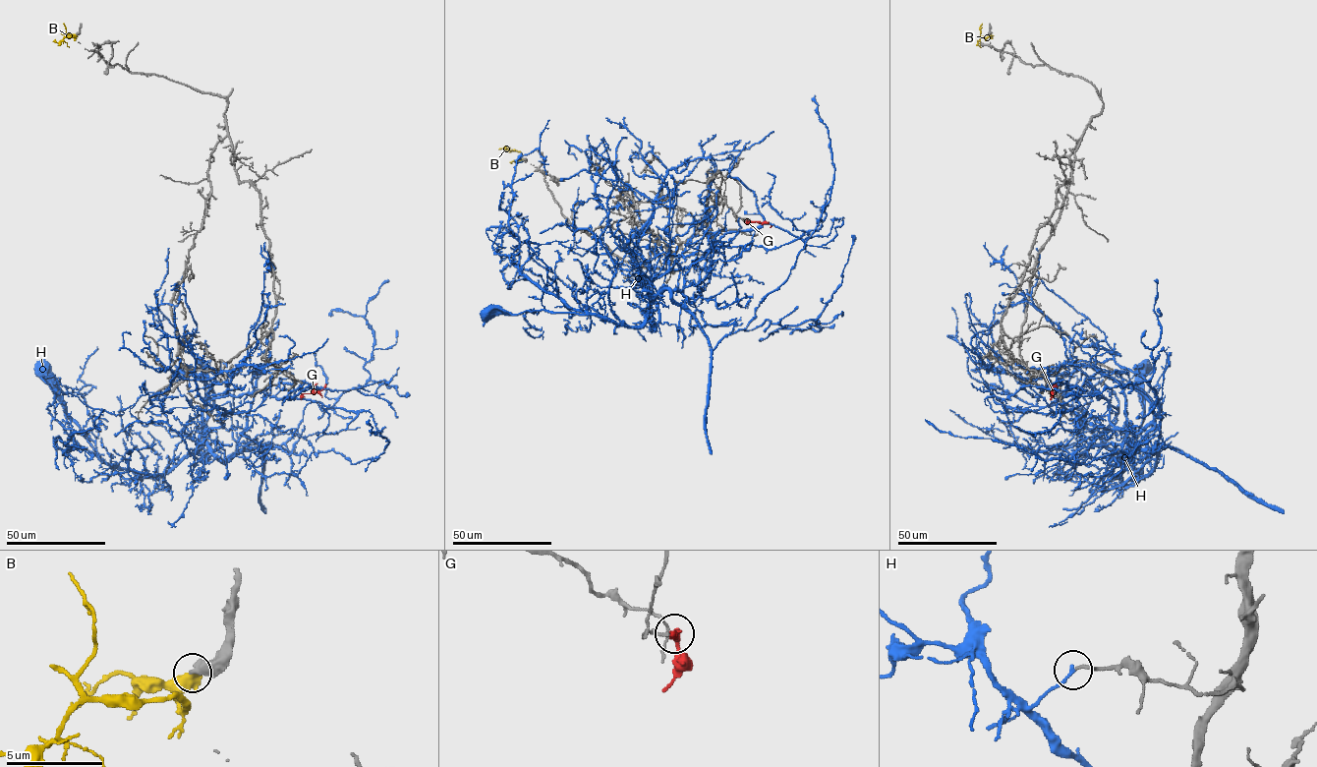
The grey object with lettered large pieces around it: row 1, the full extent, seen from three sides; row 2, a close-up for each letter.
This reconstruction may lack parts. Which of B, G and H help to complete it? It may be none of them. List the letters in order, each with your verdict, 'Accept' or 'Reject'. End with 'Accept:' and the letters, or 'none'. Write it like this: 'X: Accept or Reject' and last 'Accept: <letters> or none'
B: Reject
G: Reject
H: Reject
Accept: none

